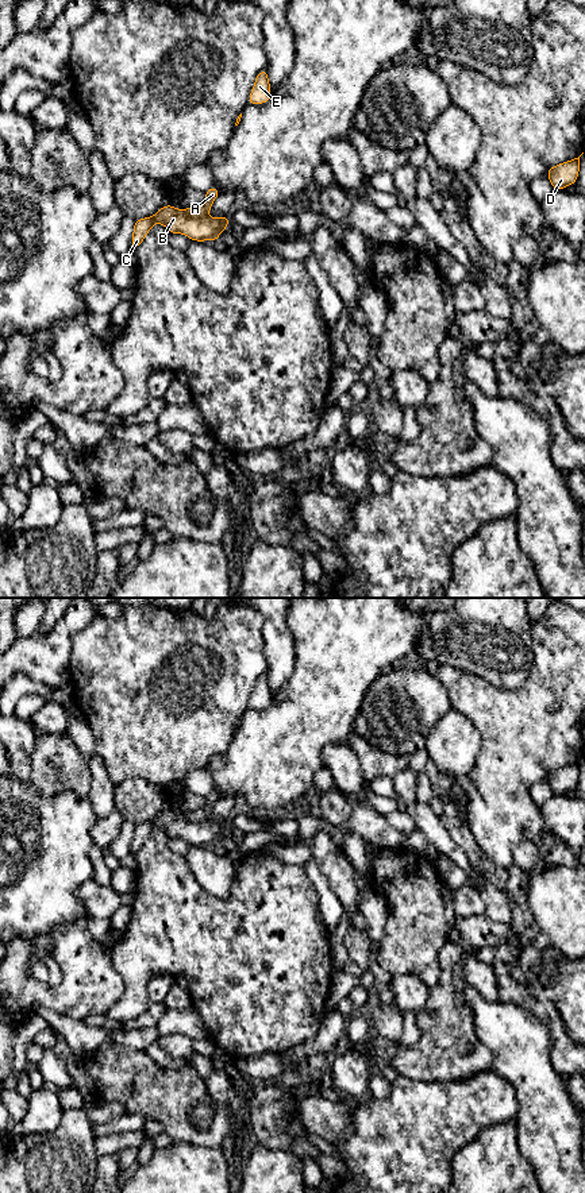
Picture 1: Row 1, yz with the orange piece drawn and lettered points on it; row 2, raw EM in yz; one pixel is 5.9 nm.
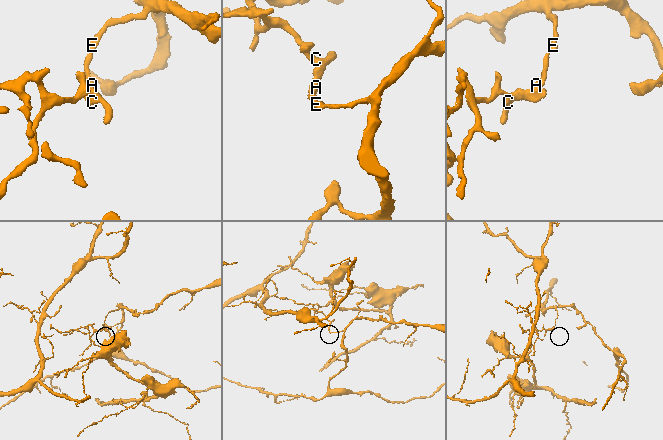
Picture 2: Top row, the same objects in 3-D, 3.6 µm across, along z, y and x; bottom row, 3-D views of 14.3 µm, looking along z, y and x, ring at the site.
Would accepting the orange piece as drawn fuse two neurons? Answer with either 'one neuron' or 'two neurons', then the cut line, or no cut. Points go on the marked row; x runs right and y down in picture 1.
two neurons | yz (184, 211), (191, 216), (204, 217)

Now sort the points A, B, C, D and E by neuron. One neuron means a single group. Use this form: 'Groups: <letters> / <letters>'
Groups: A D E / B C

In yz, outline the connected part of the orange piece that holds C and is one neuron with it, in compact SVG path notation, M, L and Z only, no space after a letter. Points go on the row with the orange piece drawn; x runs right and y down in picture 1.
M165 204L154 216L134 223L131 248L136 250L155 224L163 224L169 233L184 233L193 242L218 242L219 235L230 225L230 216L190 217L178 208Z

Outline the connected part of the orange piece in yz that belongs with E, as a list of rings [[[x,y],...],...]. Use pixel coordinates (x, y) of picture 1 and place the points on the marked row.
[[[263,67],[255,77],[247,104],[259,105],[265,104],[272,97],[272,88],[268,78],[268,69]]]

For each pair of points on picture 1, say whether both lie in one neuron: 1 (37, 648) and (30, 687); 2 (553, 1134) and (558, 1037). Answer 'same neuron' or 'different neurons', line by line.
1: different neurons
2: different neurons

